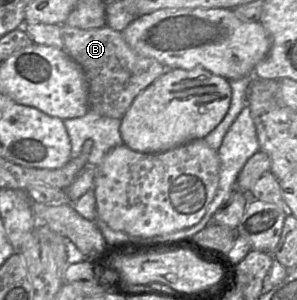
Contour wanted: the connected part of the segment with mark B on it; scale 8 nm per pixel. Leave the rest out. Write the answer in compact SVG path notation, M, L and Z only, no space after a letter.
M107 25L98 29L61 26L64 51L86 75L89 108L102 116L122 119L138 94L167 71L158 60L134 52L121 32Z

